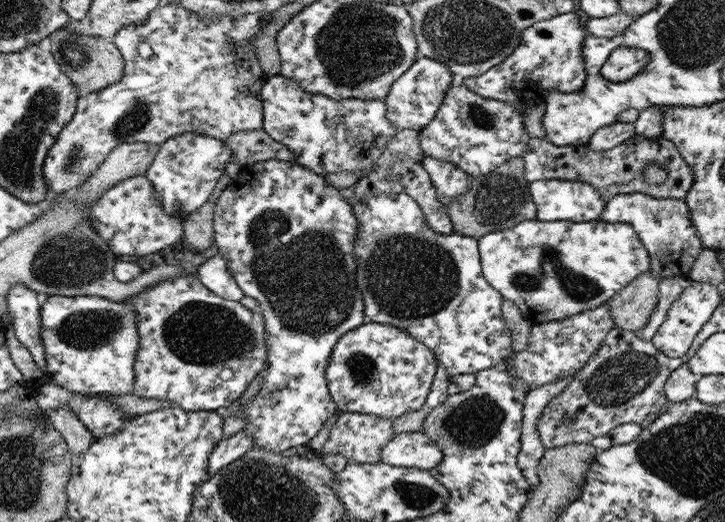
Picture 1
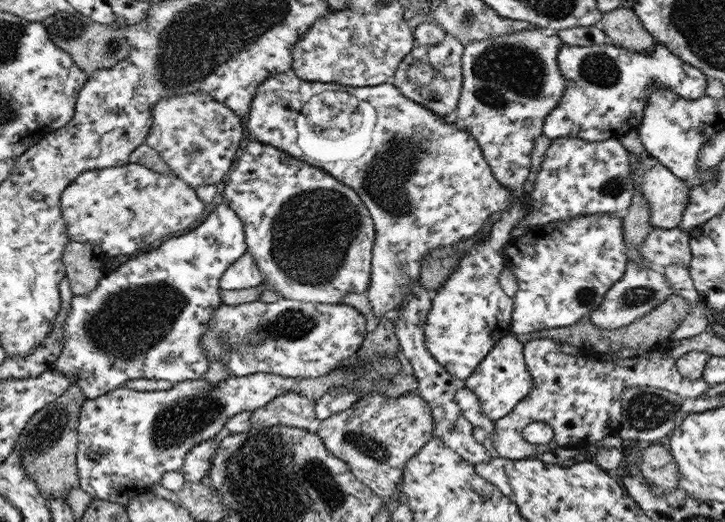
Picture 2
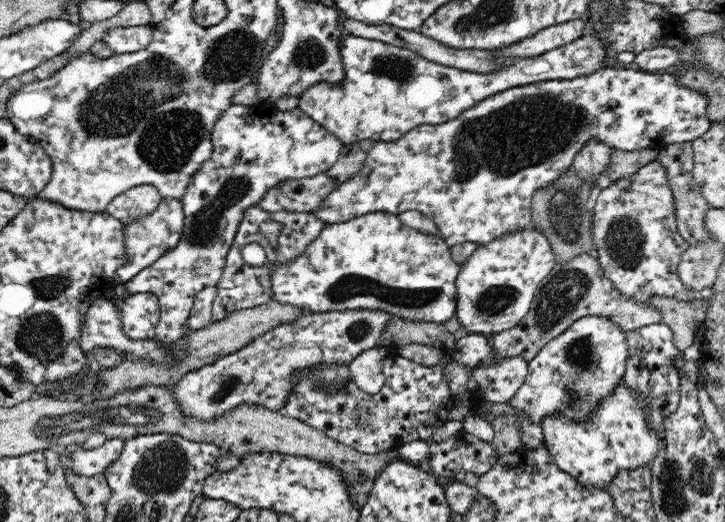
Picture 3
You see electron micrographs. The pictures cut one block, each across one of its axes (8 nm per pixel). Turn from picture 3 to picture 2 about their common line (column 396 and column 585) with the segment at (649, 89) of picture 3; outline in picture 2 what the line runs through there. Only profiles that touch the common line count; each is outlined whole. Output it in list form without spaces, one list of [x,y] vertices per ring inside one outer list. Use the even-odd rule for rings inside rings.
[[[570,135],[551,139],[529,197],[531,211],[526,220],[533,227],[534,225],[549,224],[556,220],[565,220],[573,216],[613,212],[625,213],[631,205],[634,191],[631,154],[619,139],[590,142]]]

